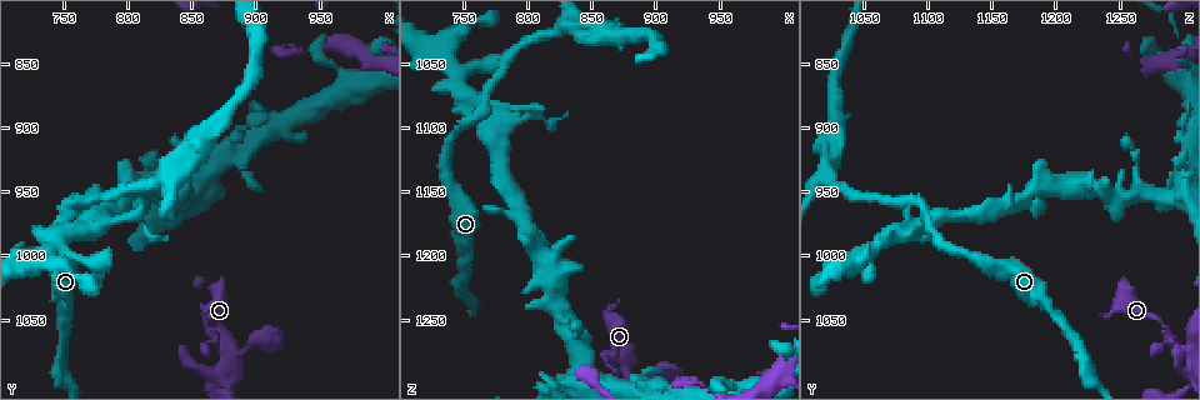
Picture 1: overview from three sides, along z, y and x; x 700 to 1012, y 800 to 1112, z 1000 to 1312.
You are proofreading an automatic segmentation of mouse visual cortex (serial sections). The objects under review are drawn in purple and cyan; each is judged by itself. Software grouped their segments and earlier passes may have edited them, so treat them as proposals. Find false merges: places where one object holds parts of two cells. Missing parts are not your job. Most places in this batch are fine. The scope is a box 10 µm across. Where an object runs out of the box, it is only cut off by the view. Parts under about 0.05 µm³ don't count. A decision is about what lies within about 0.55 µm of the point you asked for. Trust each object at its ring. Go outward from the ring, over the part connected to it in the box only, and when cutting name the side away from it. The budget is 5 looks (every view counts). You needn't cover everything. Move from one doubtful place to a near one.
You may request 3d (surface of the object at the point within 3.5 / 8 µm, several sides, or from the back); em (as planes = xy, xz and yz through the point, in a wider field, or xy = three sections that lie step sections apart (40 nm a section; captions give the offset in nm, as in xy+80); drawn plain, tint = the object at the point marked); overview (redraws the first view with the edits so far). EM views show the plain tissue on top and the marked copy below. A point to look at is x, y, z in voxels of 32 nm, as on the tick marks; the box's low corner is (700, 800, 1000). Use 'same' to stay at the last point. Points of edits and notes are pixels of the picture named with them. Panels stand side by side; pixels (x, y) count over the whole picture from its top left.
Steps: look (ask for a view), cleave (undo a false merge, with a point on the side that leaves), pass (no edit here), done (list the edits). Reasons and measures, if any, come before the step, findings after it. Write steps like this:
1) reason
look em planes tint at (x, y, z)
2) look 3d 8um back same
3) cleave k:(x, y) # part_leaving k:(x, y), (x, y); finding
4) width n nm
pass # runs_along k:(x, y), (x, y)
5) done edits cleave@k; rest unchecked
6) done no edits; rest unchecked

small branch off a trunk
look 3d 3.5um at (870, 1070, 1294)

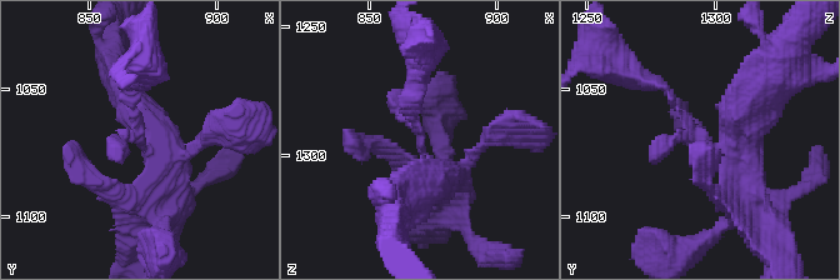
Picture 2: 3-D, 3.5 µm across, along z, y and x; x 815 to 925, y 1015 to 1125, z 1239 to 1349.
now the EM
look em xy step 5 tint at (870, 1070, 1294)

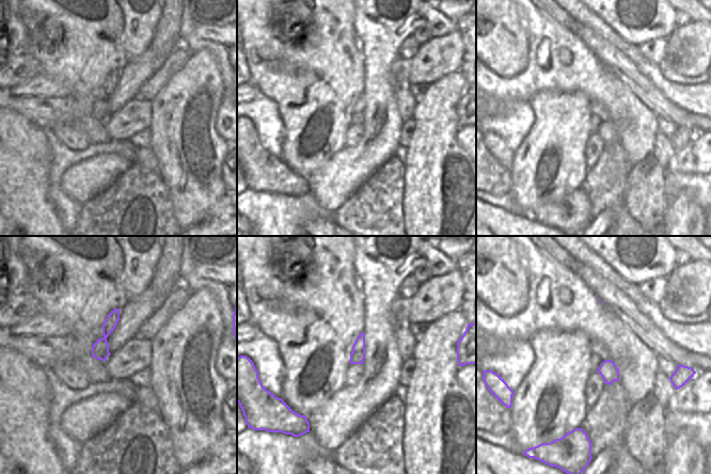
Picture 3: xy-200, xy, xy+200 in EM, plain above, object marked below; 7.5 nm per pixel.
pass # runs_along 2:(649, 80), (745, 184); all the same cell

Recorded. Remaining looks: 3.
sharp bend
look 3d 8um back at (760, 972, 1098)

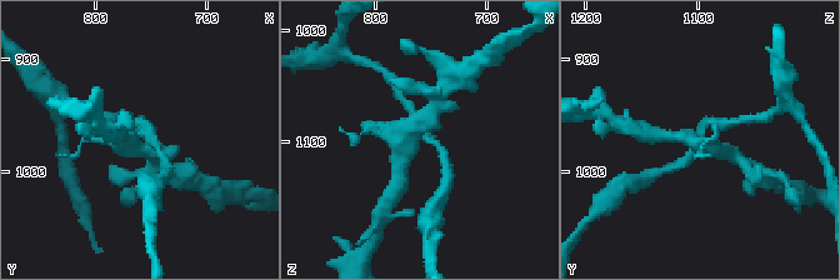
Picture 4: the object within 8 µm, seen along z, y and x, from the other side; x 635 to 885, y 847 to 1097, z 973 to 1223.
look em xy step 2 tint same

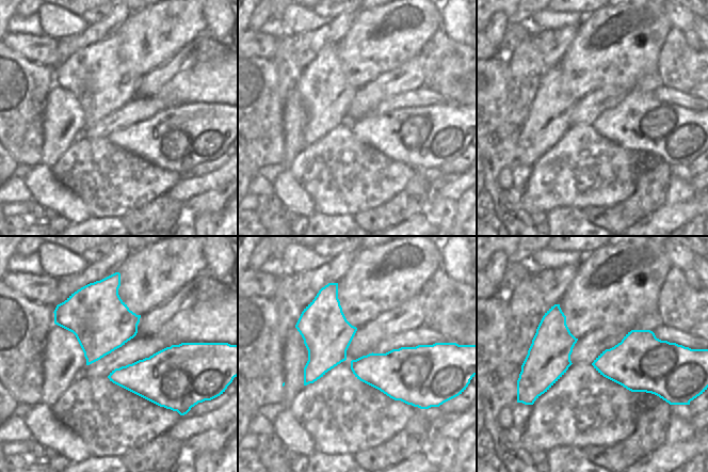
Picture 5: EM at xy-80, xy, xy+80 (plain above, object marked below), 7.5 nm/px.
pass # runs_along 4:(164, 159), (148, 139), (119, 136); all the same cell

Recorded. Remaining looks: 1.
done no edits; rest unchecked

